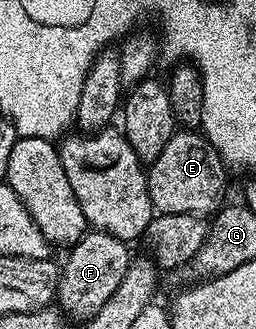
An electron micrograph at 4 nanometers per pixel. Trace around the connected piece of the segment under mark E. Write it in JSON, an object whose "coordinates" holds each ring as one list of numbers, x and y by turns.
{"coordinates":[[184,127,173,133,170,143,162,147,162,155,150,162,146,172,148,194,157,214,212,215,225,204,224,192,228,189,229,170,203,132]]}

